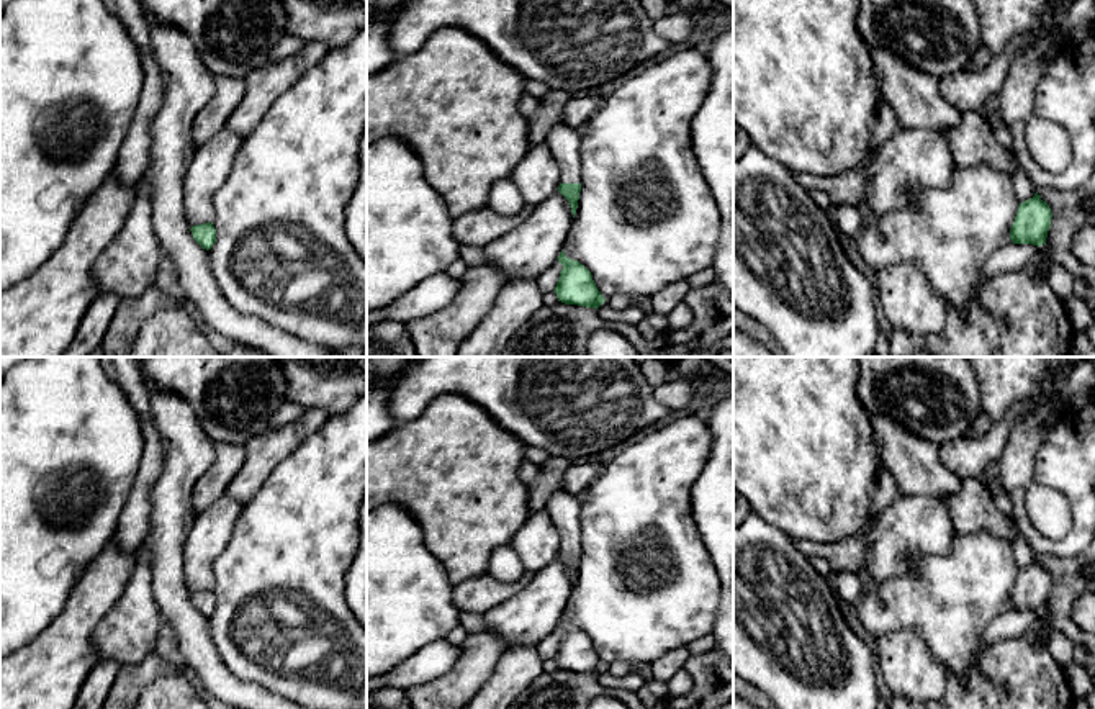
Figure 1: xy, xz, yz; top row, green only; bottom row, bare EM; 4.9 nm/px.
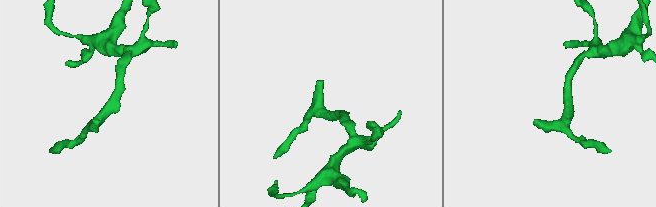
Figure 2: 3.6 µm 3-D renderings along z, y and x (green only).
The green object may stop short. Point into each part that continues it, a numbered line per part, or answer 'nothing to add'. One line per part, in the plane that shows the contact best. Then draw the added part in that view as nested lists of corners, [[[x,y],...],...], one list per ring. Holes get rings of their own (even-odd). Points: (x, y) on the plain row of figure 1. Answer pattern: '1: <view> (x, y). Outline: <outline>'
1: xz (563, 510). Outline: [[[557,491],[548,496],[545,511],[560,532],[560,550],[581,550],[579,511],[581,496]]]

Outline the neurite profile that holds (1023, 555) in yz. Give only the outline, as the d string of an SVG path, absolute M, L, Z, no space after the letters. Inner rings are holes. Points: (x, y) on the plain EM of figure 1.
M1018 532L1016 539L1013 540L1013 557L1015 557L1016 567L1020 570L1033 565L1036 560L1036 555L1033 553L1026 539L1020 532Z

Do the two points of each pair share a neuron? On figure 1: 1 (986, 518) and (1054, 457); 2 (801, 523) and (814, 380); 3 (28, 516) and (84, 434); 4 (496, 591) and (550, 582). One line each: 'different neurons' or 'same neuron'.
1: different neurons
2: same neuron
3: same neuron
4: different neurons

